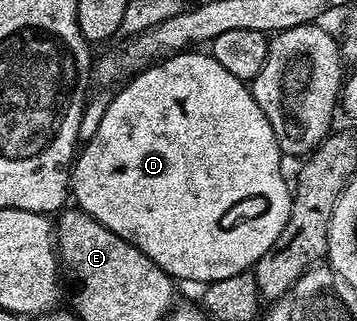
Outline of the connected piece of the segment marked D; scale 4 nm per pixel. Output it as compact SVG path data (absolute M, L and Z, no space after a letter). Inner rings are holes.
M186 50L170 55L160 62L153 62L142 68L124 85L126 88L106 106L93 137L89 141L84 141L83 147L75 157L71 173L71 196L76 207L82 212L95 218L95 222L107 226L107 230L119 234L119 238L131 242L131 246L143 250L143 254L147 254L147 258L151 258L151 262L158 264L174 281L198 280L201 286L208 286L217 280L231 278L231 274L250 271L257 265L259 258L267 254L270 244L274 244L279 234L283 234L283 226L287 226L287 218L293 209L293 193L290 181L288 184L281 173L283 153L275 138L275 130L271 130L267 114L259 110L259 102L255 102L250 85L235 78L235 74L230 74L225 67L219 66L219 62L215 62L215 58L208 51L201 51L205 50ZM240 200L261 200L261 220L245 220L238 228L221 228L221 219Z

